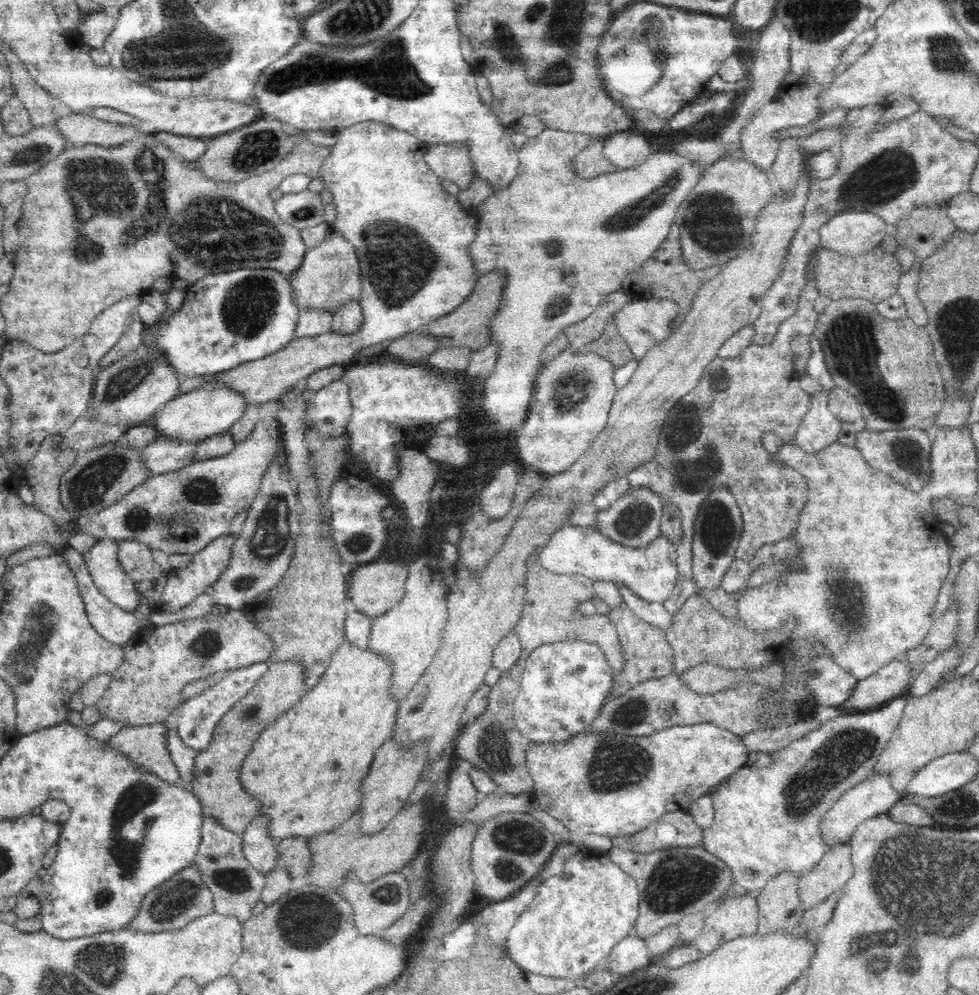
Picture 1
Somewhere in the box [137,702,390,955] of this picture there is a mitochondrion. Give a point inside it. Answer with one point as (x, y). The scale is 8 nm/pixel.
(306, 930)

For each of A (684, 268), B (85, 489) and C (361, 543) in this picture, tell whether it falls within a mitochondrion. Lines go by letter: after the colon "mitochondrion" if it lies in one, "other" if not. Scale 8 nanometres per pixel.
A: other
B: mitochondrion
C: mitochondrion

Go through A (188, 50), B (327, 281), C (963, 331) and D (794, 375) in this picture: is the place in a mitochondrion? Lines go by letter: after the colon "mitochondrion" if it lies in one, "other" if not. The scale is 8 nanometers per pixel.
A: mitochondrion
B: mitochondrion
C: mitochondrion
D: other

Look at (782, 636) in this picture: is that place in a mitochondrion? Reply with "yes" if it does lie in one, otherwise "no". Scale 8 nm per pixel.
no

